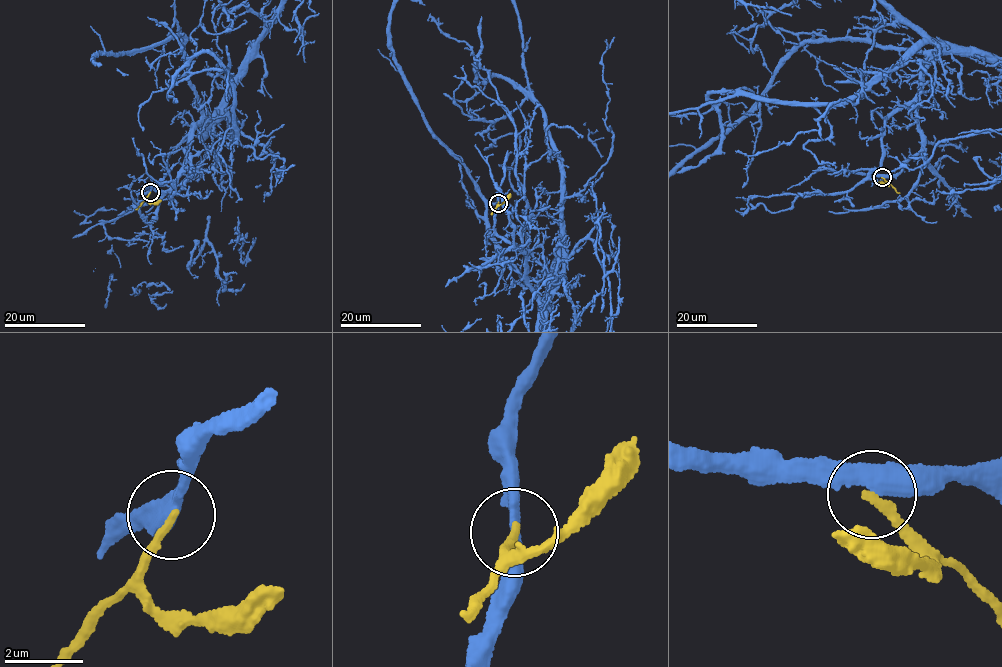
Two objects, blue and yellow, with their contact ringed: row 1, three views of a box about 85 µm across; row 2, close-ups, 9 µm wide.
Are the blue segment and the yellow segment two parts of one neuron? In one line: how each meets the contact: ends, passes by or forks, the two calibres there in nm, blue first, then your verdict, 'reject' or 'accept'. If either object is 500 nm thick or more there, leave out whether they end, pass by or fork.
blue passes by; yellow ends there; 400 nm thick on the blue side, 220 nm on the other; reject

